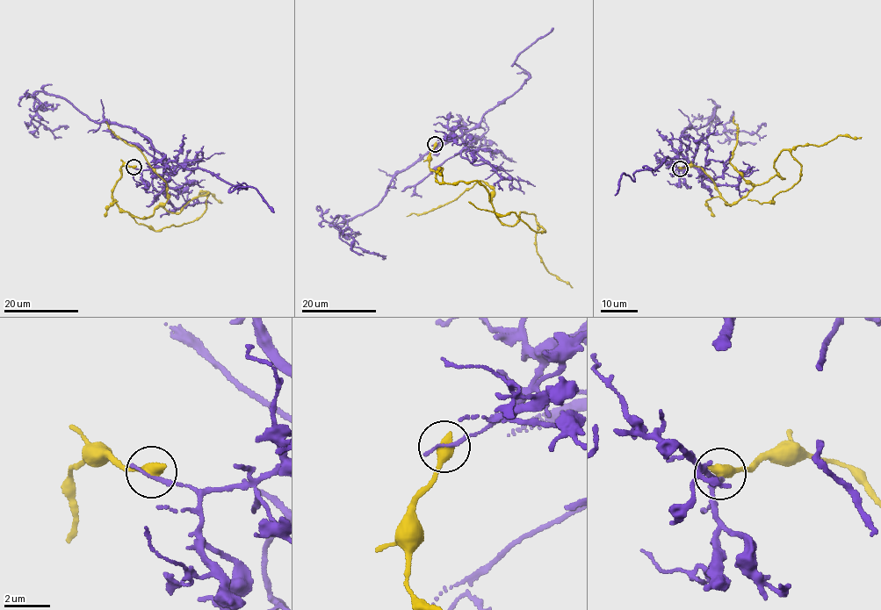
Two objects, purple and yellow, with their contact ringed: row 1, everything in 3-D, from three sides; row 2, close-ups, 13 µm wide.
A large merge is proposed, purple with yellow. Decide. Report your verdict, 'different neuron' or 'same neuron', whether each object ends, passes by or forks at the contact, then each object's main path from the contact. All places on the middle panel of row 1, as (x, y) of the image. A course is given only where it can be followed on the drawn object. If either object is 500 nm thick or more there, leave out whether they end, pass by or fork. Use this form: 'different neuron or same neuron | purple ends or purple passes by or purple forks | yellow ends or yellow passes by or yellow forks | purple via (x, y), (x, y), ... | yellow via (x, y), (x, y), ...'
different neuron | purple via (435, 144), (455, 127), (461, 134), (396, 175), (374, 206), (330, 224), (343, 230), (343, 240), (381, 259) | yellow via (435, 144), (429, 167), (437, 182), (480, 182), (500, 220), (533, 214), (545, 232), (468, 202)

